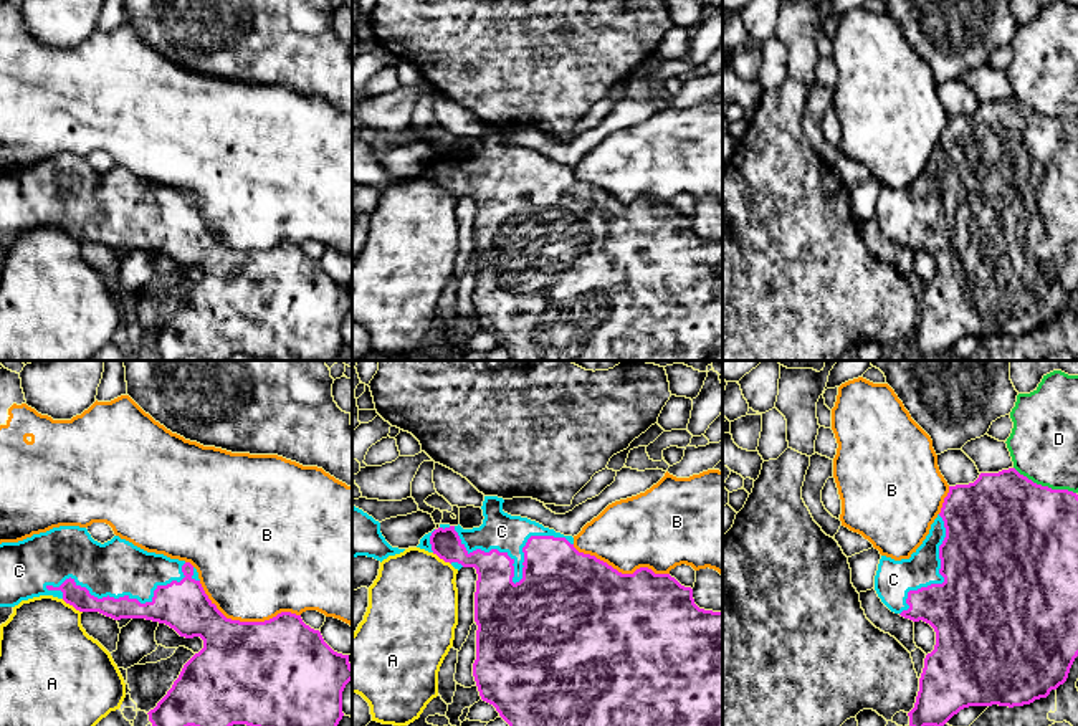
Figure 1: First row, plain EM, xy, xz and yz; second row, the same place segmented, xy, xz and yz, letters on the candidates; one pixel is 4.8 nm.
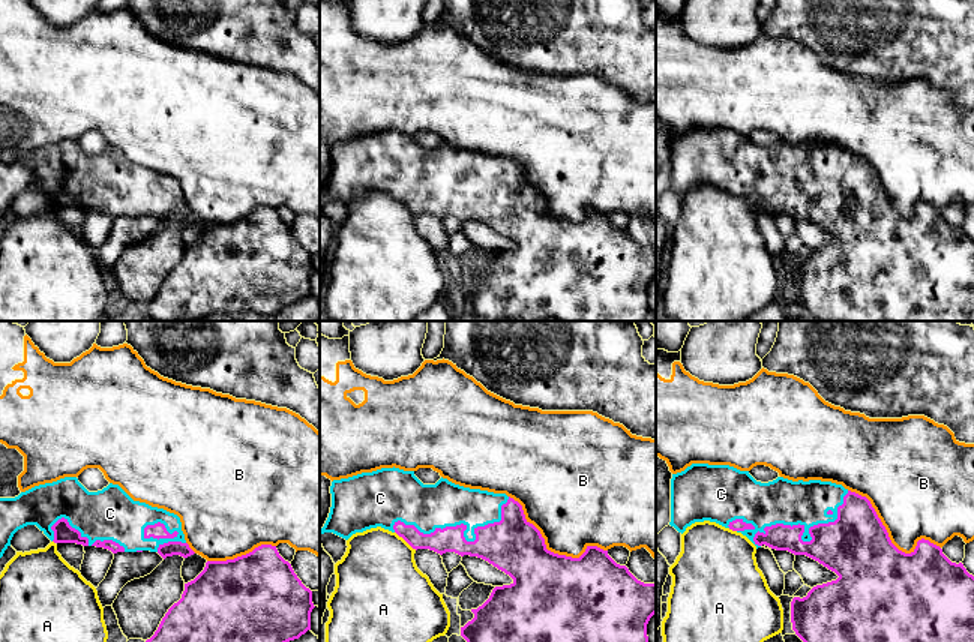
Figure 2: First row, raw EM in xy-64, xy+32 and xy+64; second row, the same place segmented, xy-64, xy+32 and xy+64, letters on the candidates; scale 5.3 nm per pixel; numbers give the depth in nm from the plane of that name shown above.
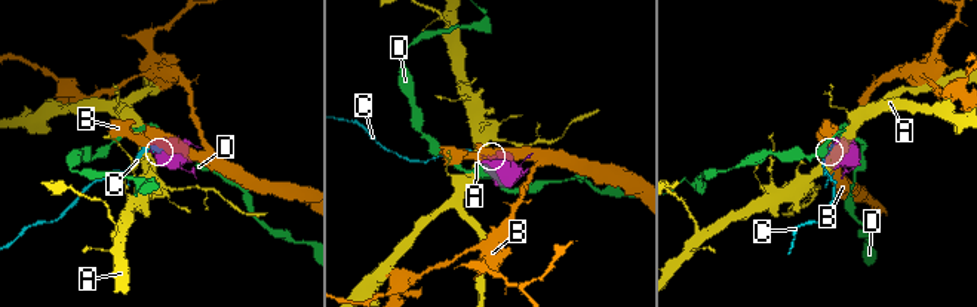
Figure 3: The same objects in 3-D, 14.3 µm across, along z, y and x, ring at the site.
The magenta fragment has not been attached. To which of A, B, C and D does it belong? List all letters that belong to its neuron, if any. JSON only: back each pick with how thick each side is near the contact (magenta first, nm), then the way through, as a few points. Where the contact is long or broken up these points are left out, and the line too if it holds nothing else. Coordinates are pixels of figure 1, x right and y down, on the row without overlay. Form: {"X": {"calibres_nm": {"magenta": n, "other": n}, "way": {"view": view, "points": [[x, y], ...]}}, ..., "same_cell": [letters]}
{"C": {"calibres_nm": {"magenta": 200, "other": 280}}, "same_cell": ["C"]}

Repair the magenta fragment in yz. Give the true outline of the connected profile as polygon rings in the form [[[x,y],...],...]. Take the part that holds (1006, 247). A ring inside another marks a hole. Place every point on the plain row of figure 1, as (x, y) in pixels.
[[[1015,98],[999,103],[980,103],[974,112],[949,116],[941,142],[931,154],[929,164],[909,189],[894,190],[881,185],[875,205],[875,220],[881,232],[894,243],[913,251],[926,251],[936,261],[936,275],[924,288],[919,321],[914,337],[908,342],[909,356],[921,361],[924,356],[944,356],[954,344],[969,336],[1023,336],[1047,327],[1068,308],[1078,286],[1078,124],[1068,119],[1052,119],[1020,104]]]

